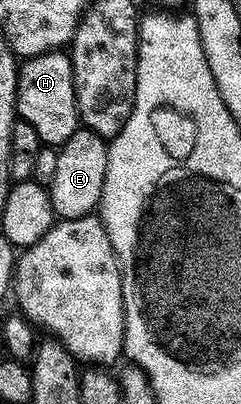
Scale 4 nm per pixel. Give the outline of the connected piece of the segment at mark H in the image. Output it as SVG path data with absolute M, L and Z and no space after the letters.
M67 50L47 51L33 59L23 60L16 72L16 113L38 132L41 144L59 148L81 126L76 108L76 86L72 56Z

